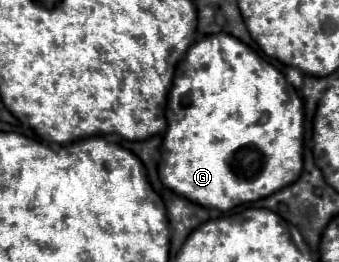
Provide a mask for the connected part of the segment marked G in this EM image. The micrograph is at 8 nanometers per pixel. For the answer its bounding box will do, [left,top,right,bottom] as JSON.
[159,32,304,210]

